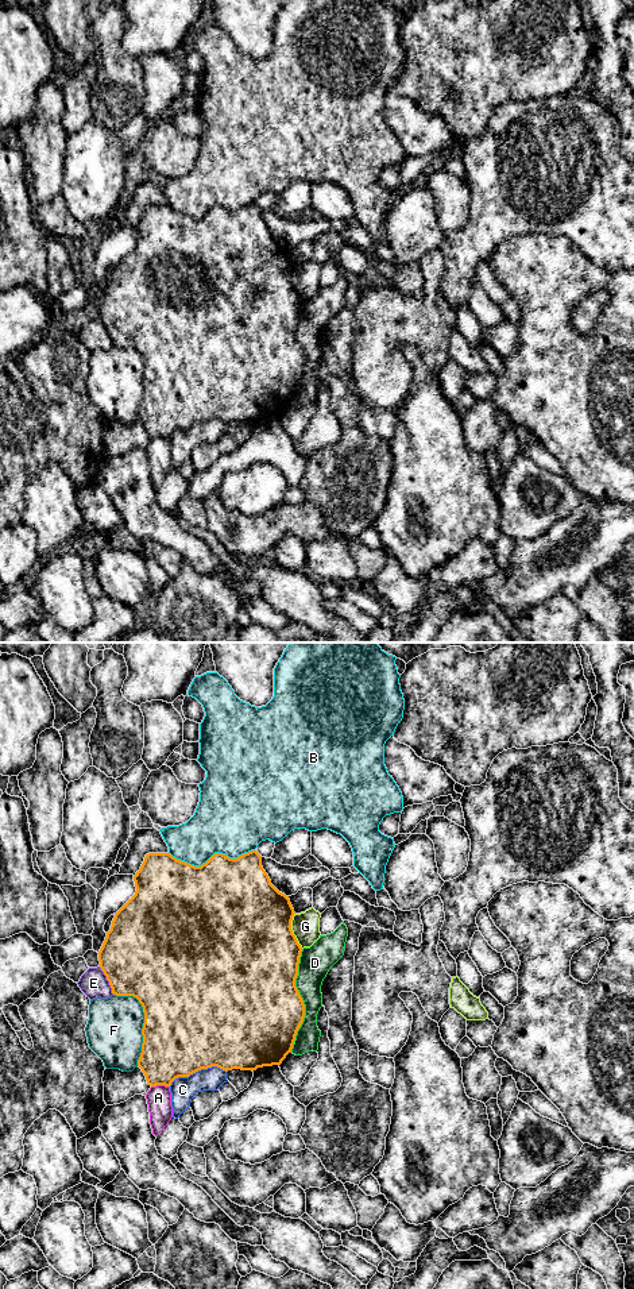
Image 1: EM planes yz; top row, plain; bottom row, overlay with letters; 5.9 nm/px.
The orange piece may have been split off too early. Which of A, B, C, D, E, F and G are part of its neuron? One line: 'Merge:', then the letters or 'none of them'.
Merge: none of them

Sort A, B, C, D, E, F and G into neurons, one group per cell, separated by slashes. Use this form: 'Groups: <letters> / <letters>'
Groups: A / B / C / D / E / F / G

